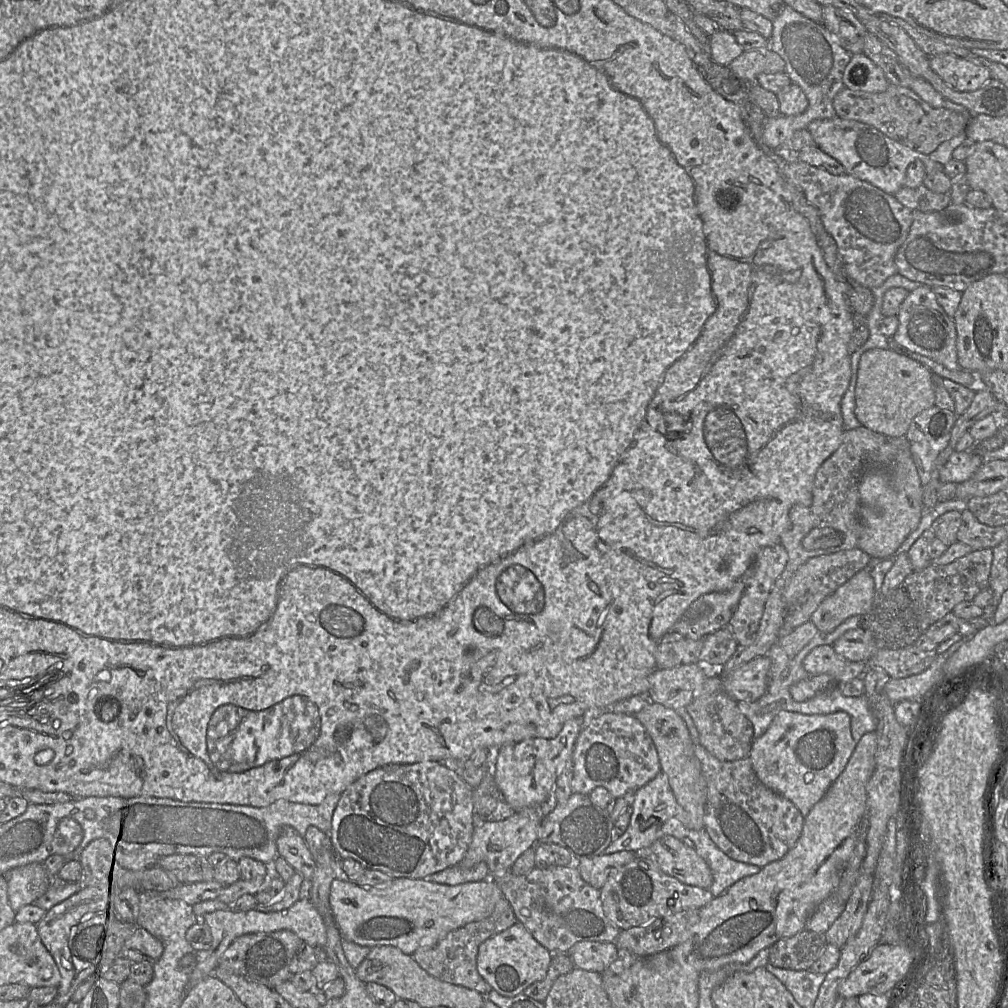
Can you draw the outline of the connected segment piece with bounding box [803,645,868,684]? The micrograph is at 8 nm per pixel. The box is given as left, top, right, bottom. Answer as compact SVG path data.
M821 645L811 650L804 658L803 666L810 675L827 674L839 684L863 677L868 668L866 662L849 661L838 655L832 645Z

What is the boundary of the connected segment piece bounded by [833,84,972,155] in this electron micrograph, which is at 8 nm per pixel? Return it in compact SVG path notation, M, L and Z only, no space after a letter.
M894 84L879 93L854 91L845 87L835 96L833 107L837 116L868 124L889 138L926 155L935 151L944 141L965 132L972 118L967 109L957 112L946 107L934 108L910 88Z

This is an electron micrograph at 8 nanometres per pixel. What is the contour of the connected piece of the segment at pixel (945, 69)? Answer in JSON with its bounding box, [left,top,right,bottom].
[929,54,992,92]

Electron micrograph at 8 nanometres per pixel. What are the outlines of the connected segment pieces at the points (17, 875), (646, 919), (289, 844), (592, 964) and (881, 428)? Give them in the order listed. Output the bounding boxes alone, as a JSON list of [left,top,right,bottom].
[[3,863,53,913],[600,851,714,930],[276,827,315,879],[567,941,618,974],[855,348,935,437]]

